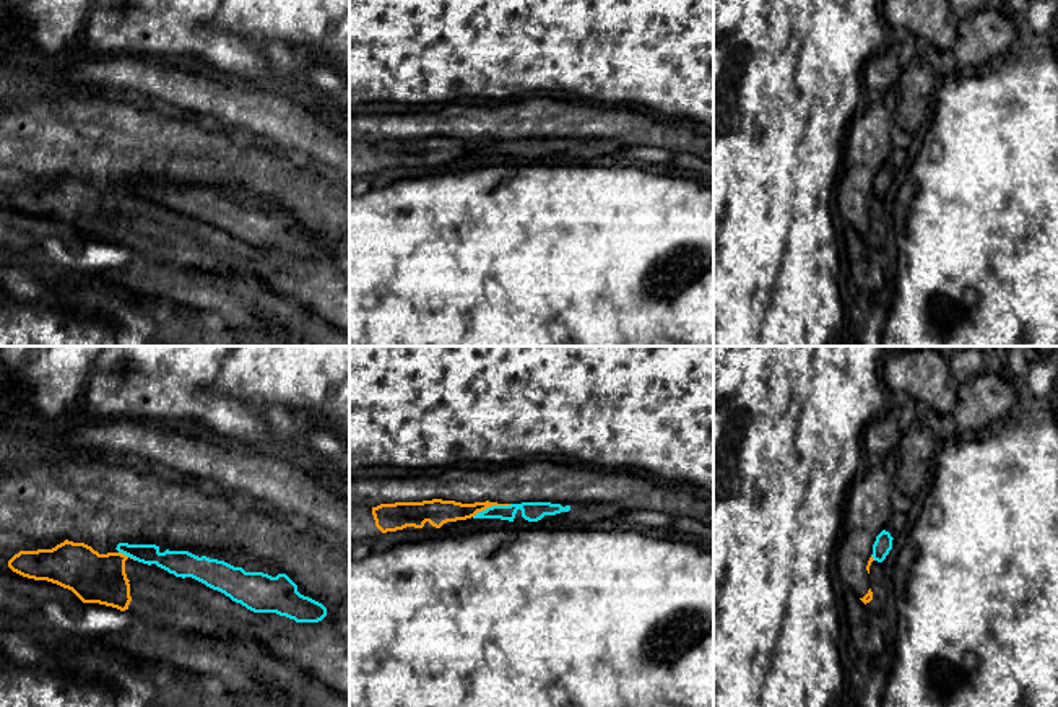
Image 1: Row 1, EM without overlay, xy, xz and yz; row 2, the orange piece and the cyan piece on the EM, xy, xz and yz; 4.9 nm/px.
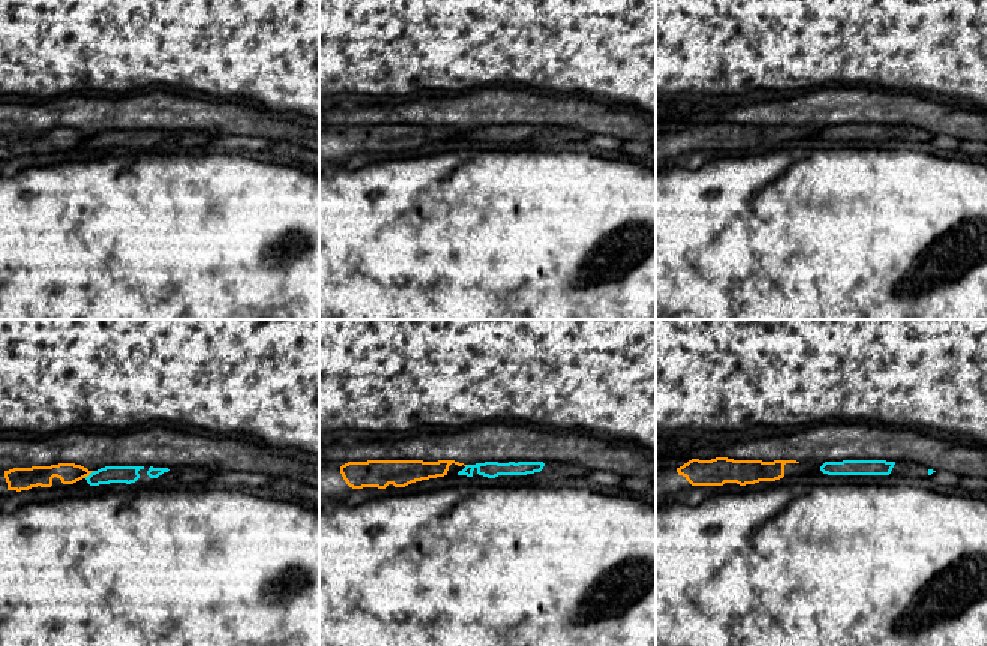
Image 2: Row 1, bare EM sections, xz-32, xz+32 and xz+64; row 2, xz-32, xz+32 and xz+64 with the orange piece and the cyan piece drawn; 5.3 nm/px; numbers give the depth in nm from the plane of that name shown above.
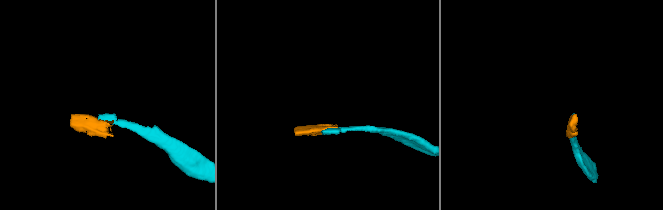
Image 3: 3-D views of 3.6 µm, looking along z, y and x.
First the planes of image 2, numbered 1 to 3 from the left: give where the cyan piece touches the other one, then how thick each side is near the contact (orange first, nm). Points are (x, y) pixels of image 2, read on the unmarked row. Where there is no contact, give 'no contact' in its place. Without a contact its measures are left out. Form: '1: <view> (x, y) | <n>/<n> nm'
1: xz-32 (89, 138) | 110/100 nm
2: no contact
3: no contact

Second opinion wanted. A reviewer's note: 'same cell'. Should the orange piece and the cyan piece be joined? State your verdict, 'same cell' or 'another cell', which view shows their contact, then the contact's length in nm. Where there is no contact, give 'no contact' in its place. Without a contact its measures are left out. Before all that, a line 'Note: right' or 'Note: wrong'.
Note: wrong
another cell; contact in xz; length 200 nm

